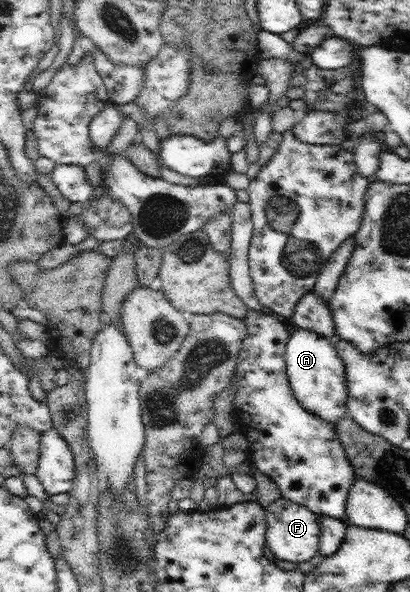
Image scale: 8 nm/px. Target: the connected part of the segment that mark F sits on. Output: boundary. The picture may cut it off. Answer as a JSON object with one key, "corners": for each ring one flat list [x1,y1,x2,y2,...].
{"corners":[[281,496,270,503,265,509,266,545,278,559,292,561,293,563,304,562,313,559,320,551,321,518,319,514,311,511,299,503,293,503]]}

